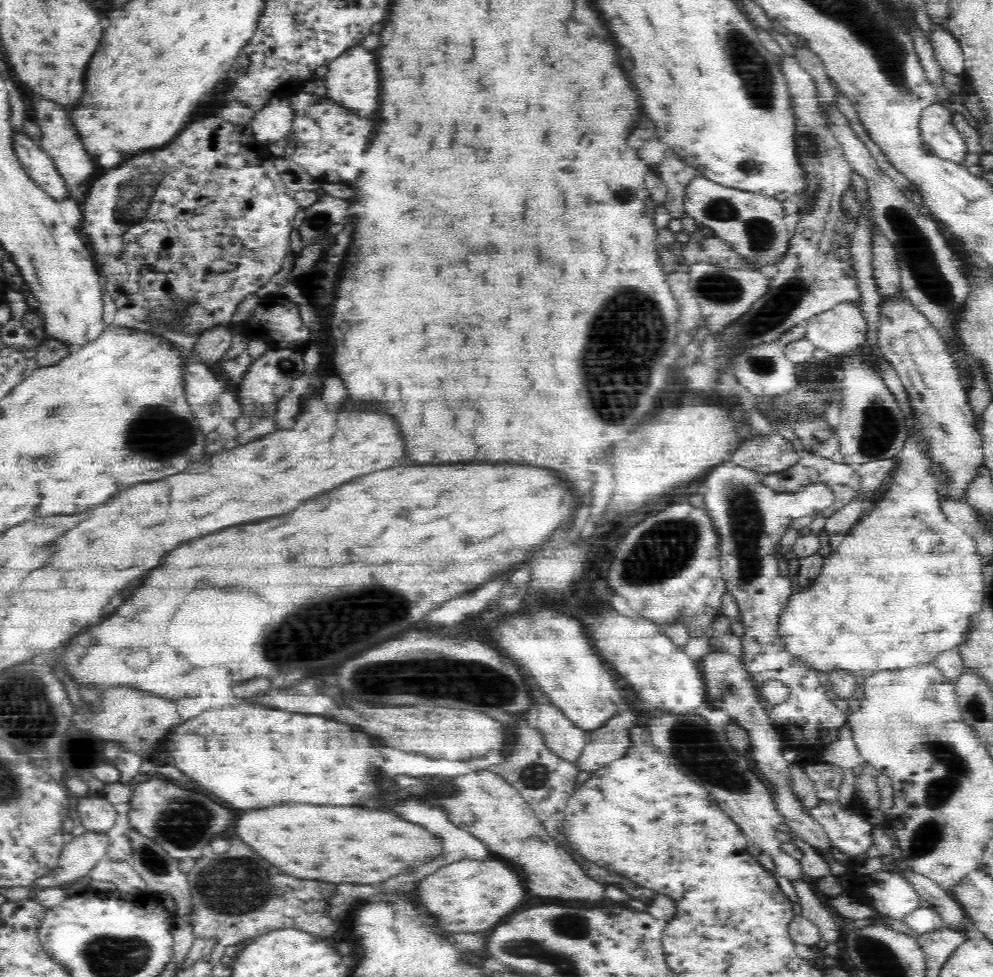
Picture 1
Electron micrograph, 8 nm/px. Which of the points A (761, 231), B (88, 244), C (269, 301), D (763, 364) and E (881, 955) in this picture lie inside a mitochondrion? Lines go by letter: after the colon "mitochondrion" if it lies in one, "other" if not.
A: mitochondrion
B: other
C: other
D: mitochondrion
E: mitochondrion

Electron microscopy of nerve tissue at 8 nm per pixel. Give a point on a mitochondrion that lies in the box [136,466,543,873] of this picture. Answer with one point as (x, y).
(480, 684)

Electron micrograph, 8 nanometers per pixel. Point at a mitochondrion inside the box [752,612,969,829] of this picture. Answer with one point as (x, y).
(948, 757)

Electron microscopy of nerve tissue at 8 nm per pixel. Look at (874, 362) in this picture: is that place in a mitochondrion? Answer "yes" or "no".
no

